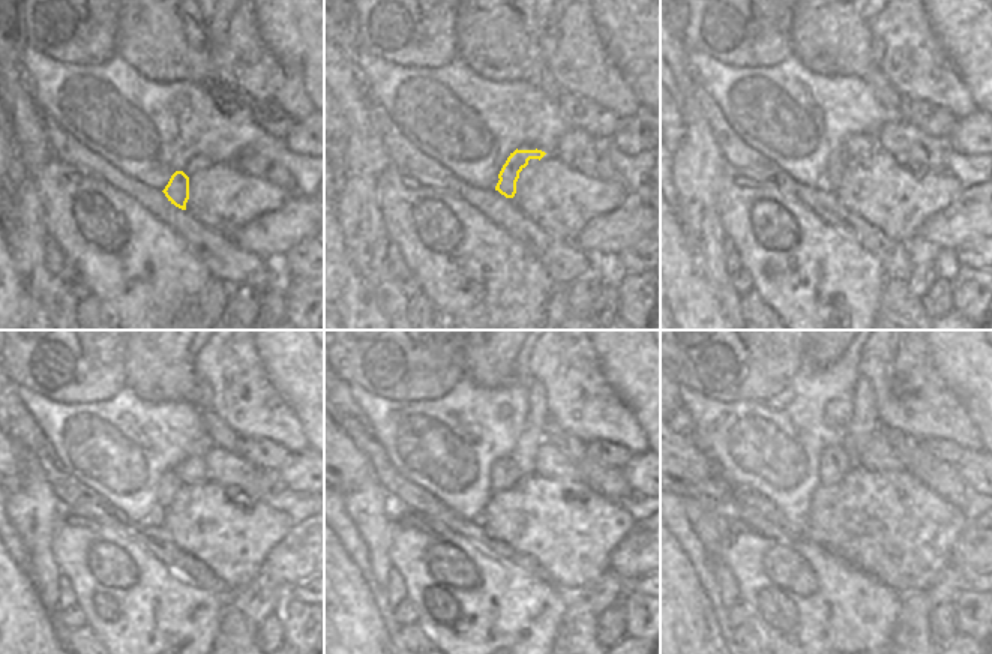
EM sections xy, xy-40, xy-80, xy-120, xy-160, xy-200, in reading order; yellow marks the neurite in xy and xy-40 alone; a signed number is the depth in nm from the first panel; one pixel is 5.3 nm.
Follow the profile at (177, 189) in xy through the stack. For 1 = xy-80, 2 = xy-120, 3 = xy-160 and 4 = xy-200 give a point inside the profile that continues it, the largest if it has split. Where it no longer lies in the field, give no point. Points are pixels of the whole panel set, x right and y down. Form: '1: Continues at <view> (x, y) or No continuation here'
1: Continues at xy-80 (839, 159)
2: Continues at xy-120 (170, 485)
3: Continues at xy-160 (506, 474)
4: Continues at xy-200 (835, 462).

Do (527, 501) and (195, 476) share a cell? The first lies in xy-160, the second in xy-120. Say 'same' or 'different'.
different

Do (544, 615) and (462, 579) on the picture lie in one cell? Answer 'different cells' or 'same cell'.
same cell

